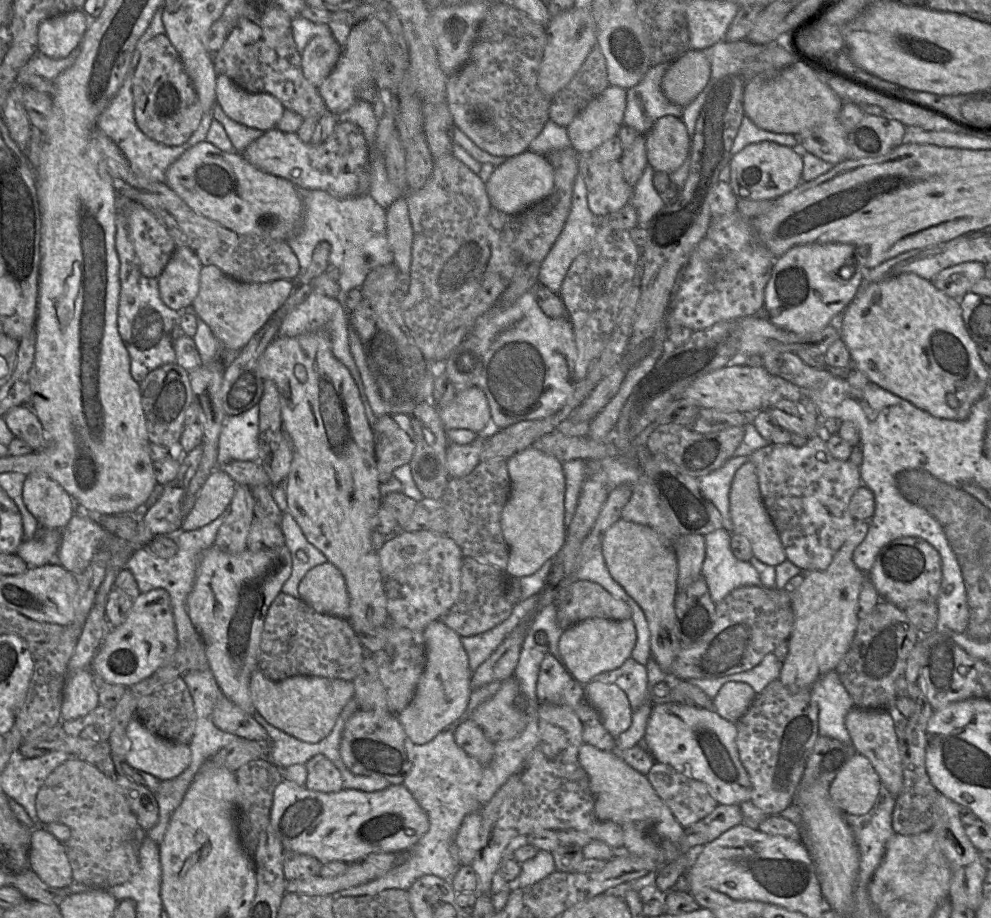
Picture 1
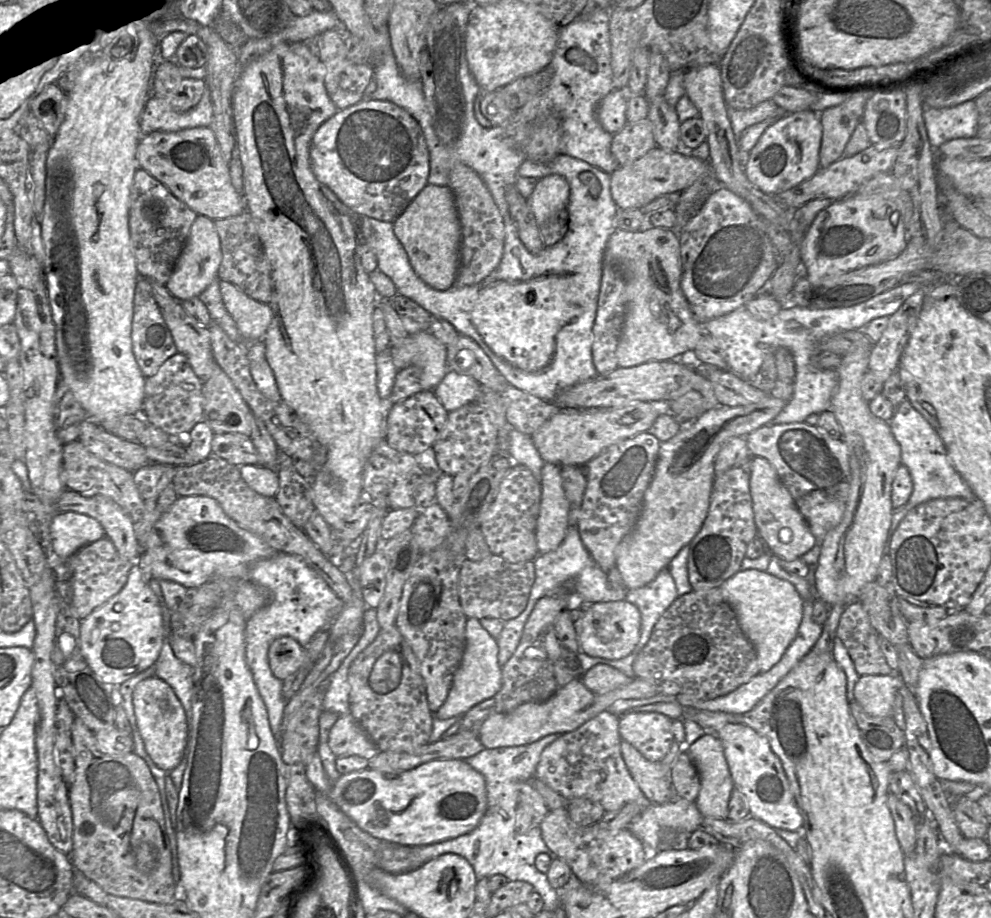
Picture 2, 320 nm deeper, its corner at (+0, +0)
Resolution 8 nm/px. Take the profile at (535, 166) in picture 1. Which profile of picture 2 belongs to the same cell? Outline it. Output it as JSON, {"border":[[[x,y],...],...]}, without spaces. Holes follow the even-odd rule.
{"border":[[[550,174],[538,179],[533,192],[527,198],[537,224],[541,226],[554,213],[566,208],[569,195],[570,186],[563,176]]]}

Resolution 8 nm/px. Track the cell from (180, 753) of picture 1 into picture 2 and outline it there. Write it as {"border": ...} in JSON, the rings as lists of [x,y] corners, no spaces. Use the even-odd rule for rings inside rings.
{"border":[[[152,676],[135,686],[133,706],[147,754],[159,768],[169,773],[181,762],[186,746],[187,724],[181,702],[169,684]]]}

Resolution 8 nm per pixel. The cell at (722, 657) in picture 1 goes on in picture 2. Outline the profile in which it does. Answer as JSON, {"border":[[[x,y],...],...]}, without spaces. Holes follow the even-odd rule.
{"border":[[[720,588],[691,591],[679,596],[656,623],[651,637],[636,655],[634,677],[652,684],[672,680],[679,684],[683,694],[698,700],[712,700],[724,696],[758,675],[756,651],[742,632],[735,612],[725,600]]]}

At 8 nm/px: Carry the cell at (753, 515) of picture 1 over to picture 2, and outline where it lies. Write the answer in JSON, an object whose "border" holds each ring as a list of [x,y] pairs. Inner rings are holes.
{"border":[[[751,457],[749,468],[750,494],[758,536],[765,542],[767,550],[773,556],[786,561],[801,558],[817,543],[790,492],[781,482],[775,468],[765,458]]]}

